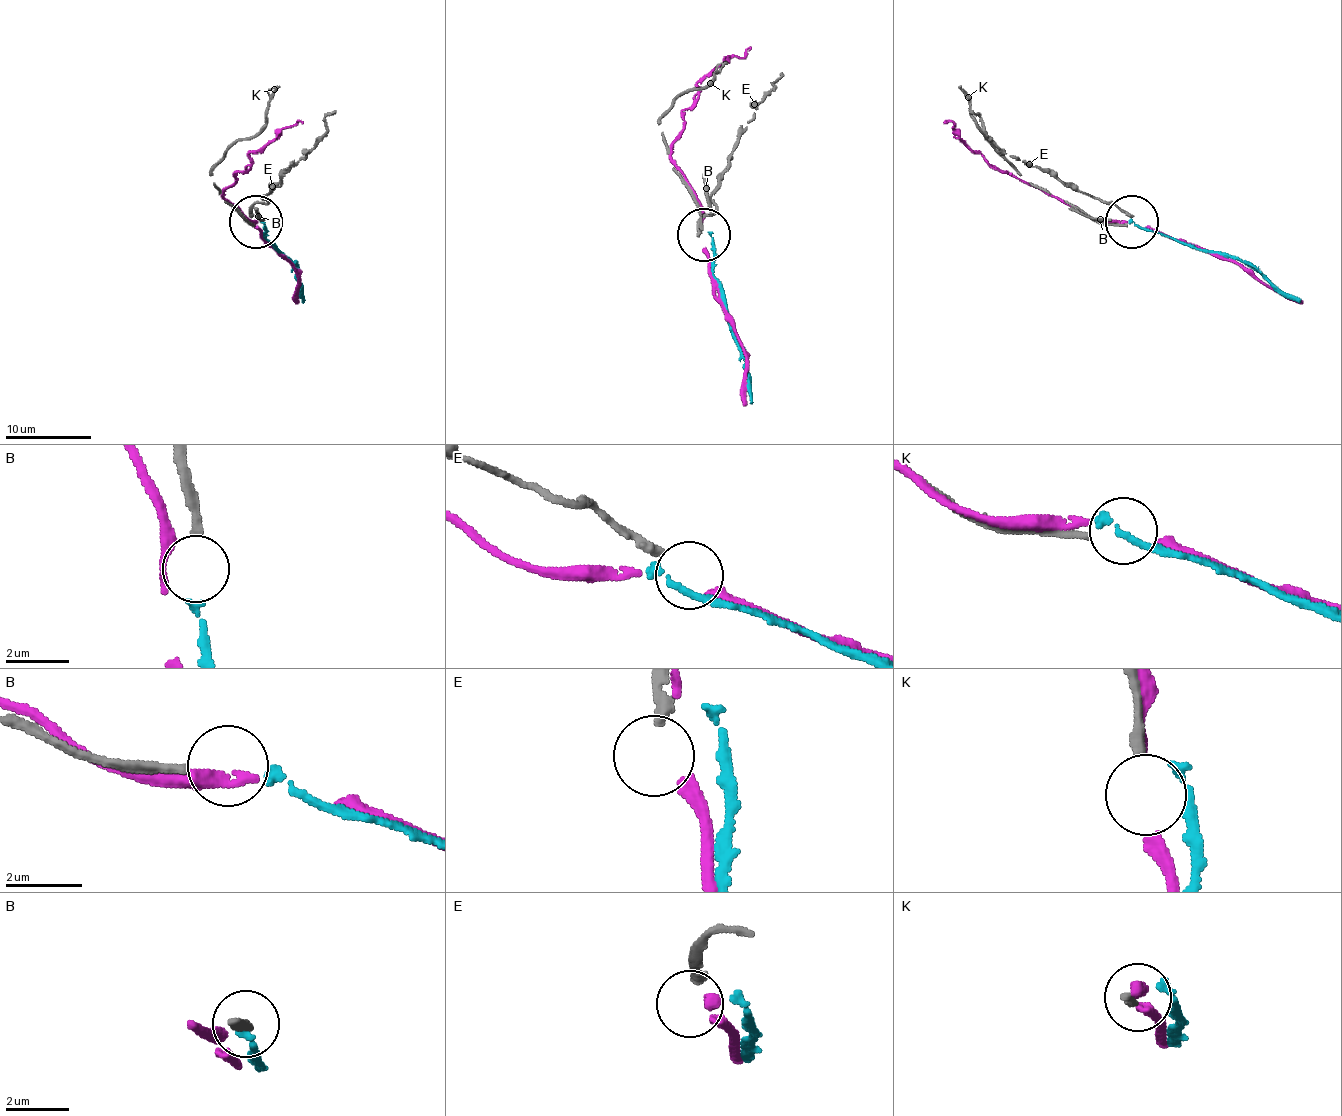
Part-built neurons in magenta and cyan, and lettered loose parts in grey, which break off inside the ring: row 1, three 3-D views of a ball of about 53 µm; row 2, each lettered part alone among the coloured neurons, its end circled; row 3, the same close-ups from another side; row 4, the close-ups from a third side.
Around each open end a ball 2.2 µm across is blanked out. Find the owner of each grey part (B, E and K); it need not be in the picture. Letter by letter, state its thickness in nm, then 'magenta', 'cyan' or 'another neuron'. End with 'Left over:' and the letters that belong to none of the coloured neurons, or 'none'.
B: calibre 280 nm; cyan
E: calibre 280 nm; another neuron
K: calibre 260 nm; another neuron
Left over: E, K

